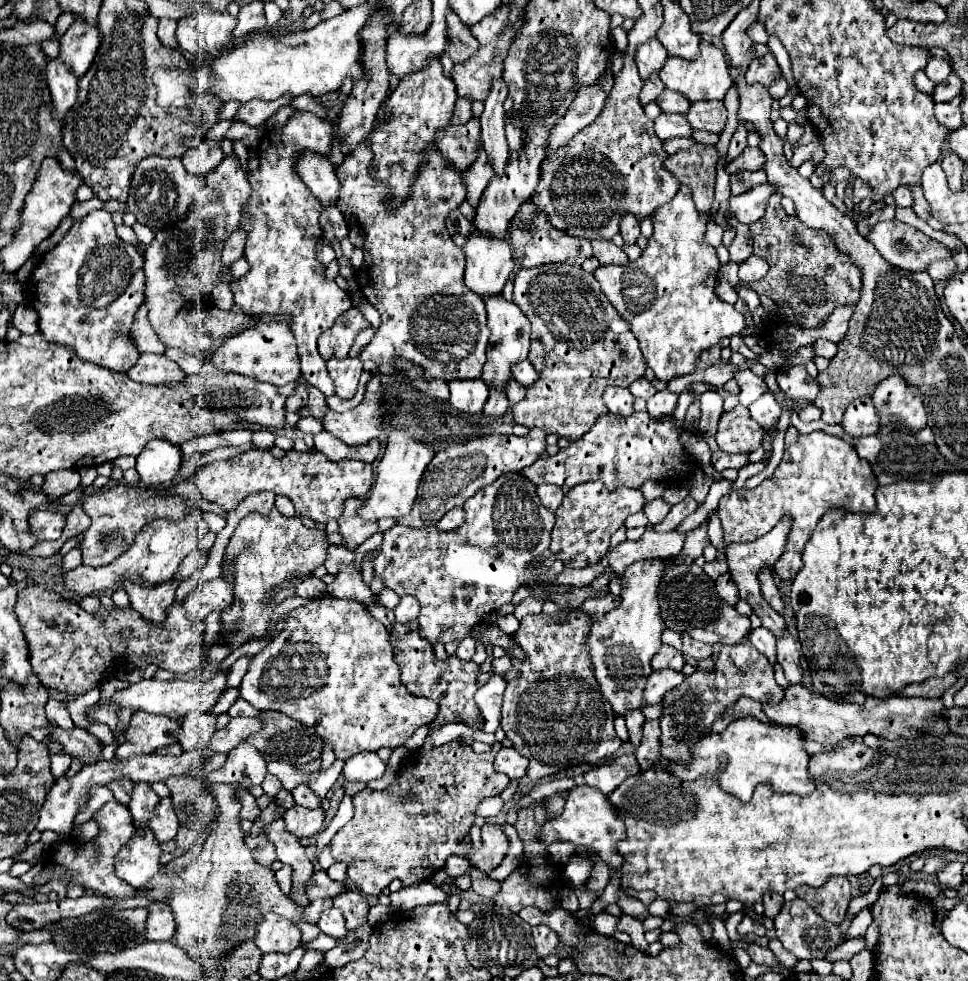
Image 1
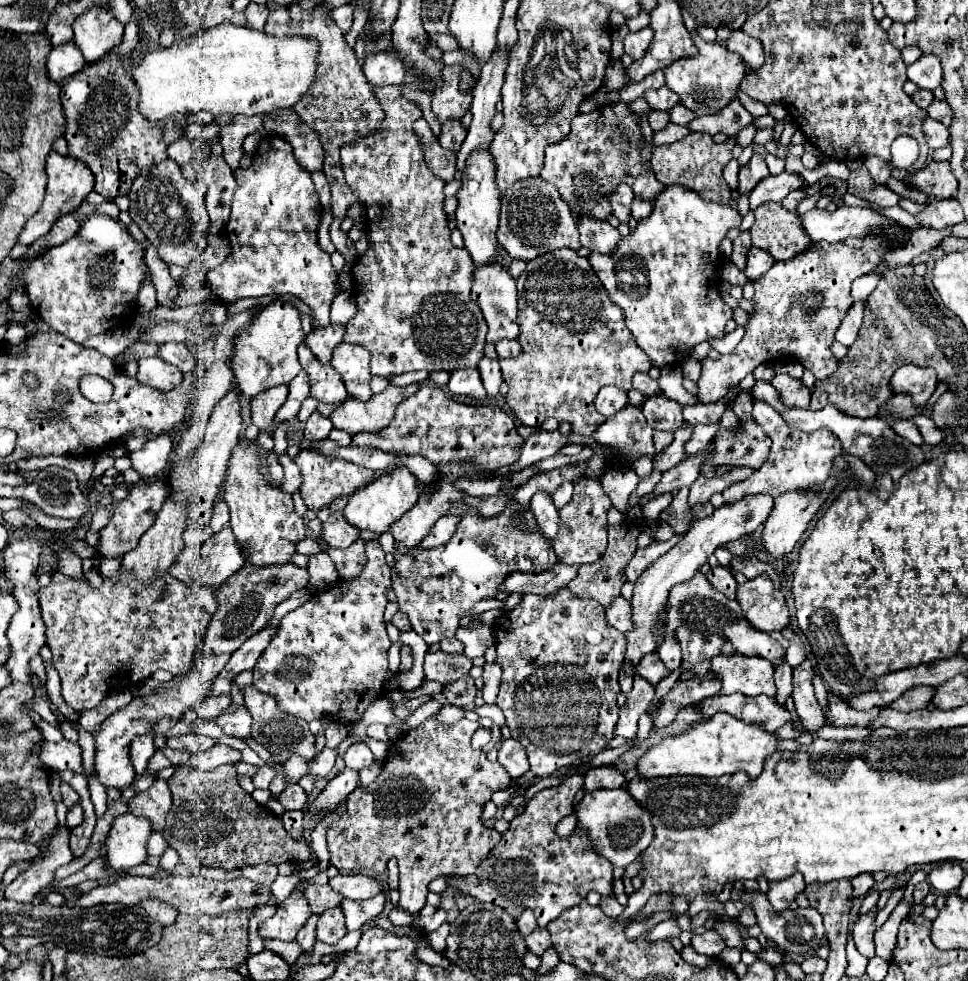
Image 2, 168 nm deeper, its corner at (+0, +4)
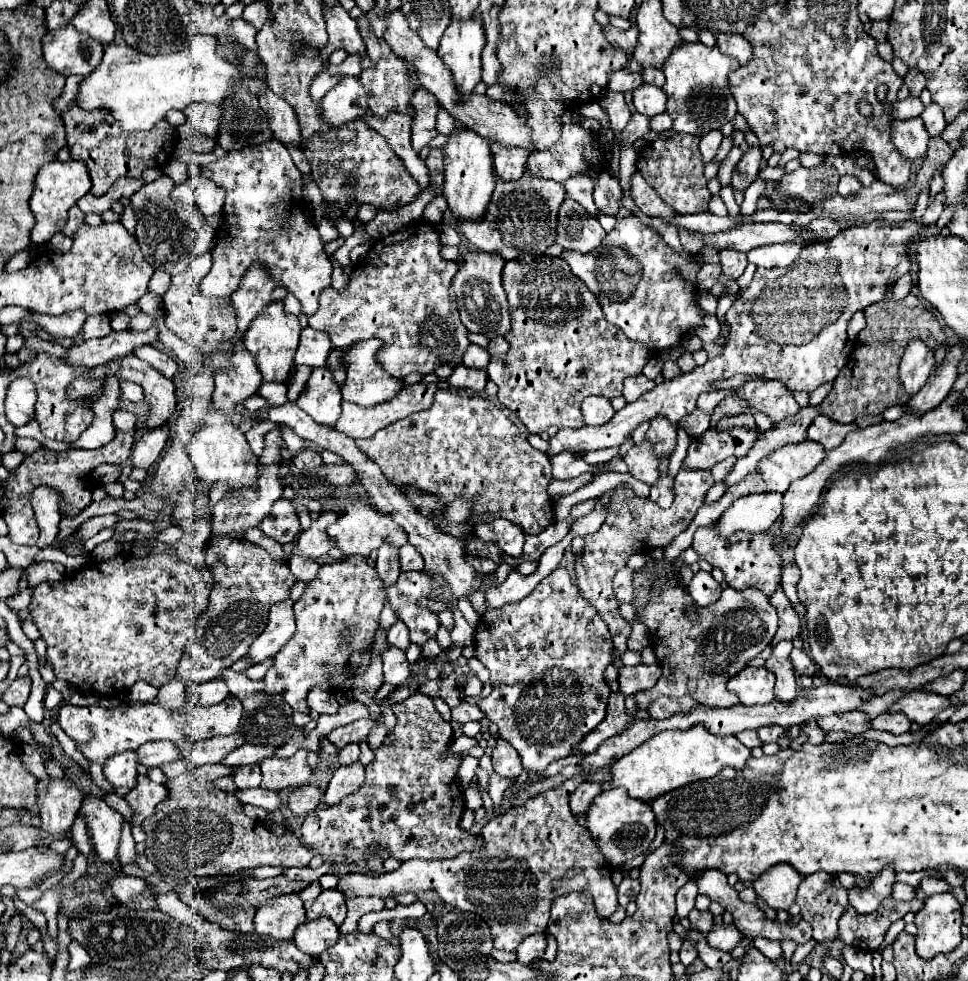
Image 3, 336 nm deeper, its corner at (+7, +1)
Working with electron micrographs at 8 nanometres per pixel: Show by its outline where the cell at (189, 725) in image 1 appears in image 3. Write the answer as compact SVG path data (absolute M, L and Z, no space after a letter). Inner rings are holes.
M219 677L219 679L213 679L213 683L207 683L207 685L191 685L187 688L187 698L190 699L191 695L197 695L197 700L193 705L215 705L219 701L223 701L229 691L227 691L227 685L225 681Z

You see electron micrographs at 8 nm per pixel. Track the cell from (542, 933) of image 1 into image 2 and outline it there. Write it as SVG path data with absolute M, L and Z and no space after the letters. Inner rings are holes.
M536 928L530 936L524 938L524 942L530 952L534 952L536 956L542 956L542 952L550 948L550 934L546 928Z

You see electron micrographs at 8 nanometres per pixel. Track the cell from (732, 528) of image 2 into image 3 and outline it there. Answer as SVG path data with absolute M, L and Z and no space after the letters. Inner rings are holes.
M757 493L737 499L721 519L715 521L717 535L733 535L735 531L763 533L781 515L781 493Z

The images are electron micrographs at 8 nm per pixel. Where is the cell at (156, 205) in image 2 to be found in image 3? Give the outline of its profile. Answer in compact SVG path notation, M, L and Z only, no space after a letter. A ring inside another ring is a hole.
M167 175L157 177L153 183L143 185L135 195L129 197L131 207L137 215L137 243L141 251L151 263L153 269L167 271L169 275L177 275L187 269L191 259L203 255L215 245L215 229L203 219L203 215L191 203L185 205L171 197L171 189L175 187L173 179Z

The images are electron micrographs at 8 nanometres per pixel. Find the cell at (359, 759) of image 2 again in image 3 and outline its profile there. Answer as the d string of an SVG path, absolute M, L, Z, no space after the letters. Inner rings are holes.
M349 743L339 751L339 763L341 765L353 765L355 761L359 761L359 745Z

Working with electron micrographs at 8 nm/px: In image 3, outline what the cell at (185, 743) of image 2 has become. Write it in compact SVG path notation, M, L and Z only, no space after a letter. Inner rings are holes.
M149 741L137 749L139 763L147 767L161 767L165 763L181 759L181 749L169 741Z

